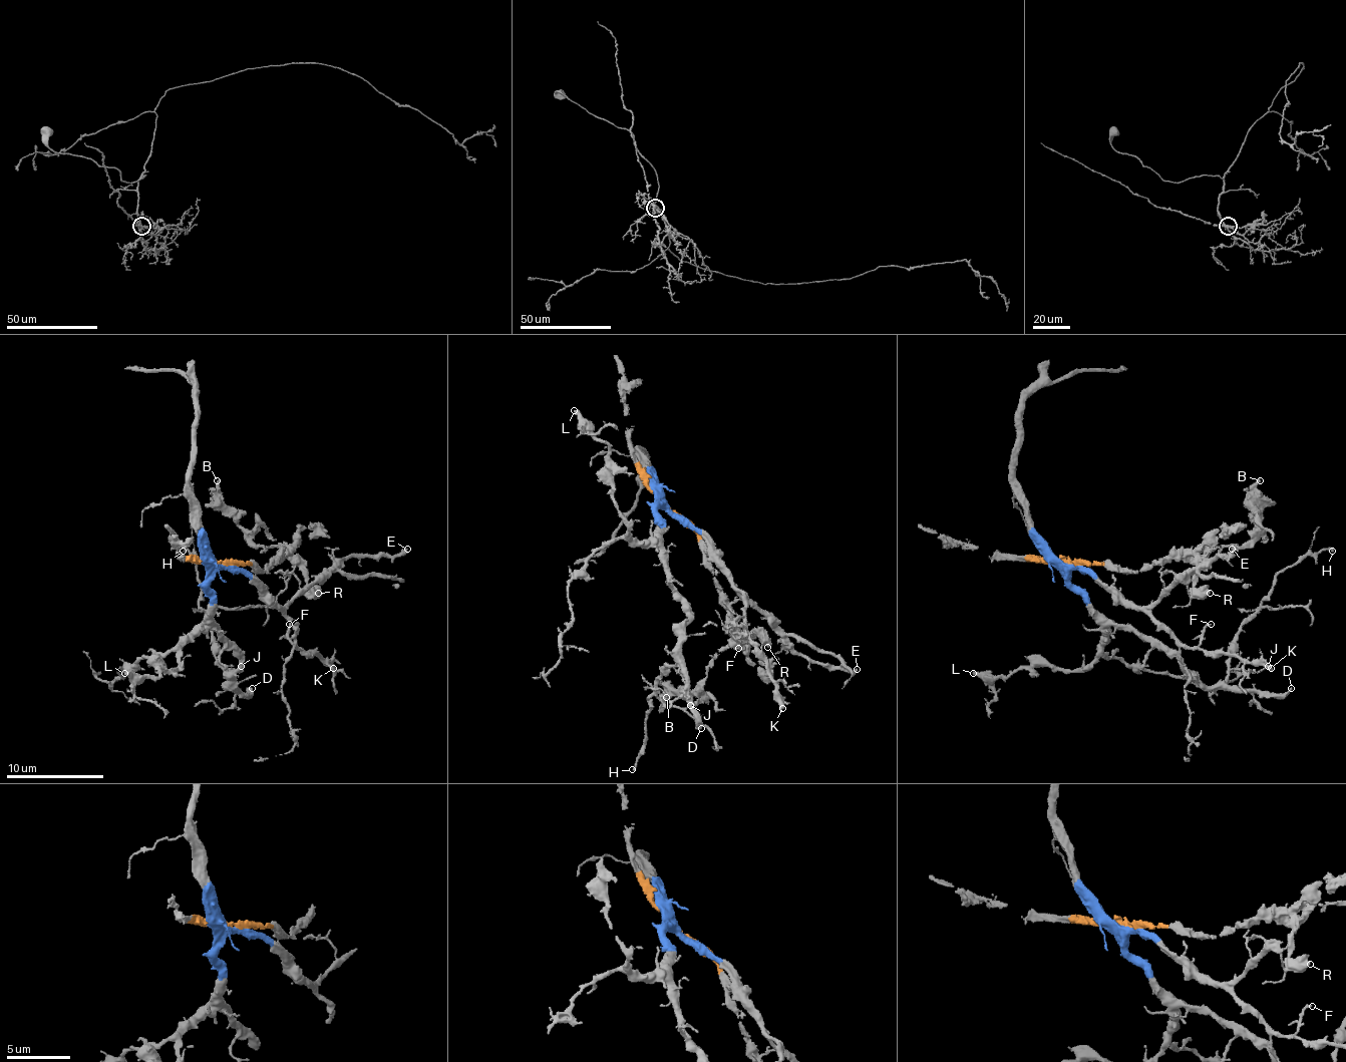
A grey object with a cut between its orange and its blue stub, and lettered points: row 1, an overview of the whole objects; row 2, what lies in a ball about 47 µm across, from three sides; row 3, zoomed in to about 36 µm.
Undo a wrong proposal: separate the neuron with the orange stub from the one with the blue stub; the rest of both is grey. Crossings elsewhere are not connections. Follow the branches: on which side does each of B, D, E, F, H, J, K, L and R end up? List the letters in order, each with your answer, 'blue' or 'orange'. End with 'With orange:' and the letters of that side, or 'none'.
B: orange
D: blue
E: blue
F: blue
H: blue
J: blue
K: blue
L: blue
R: orange
With orange: B, R

